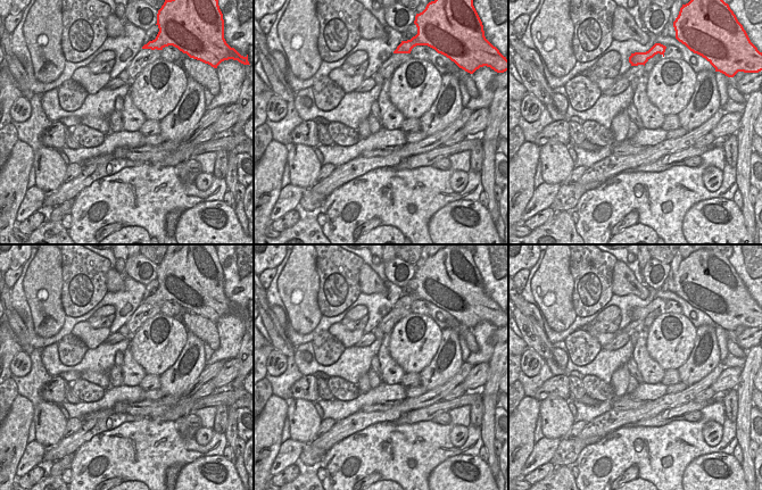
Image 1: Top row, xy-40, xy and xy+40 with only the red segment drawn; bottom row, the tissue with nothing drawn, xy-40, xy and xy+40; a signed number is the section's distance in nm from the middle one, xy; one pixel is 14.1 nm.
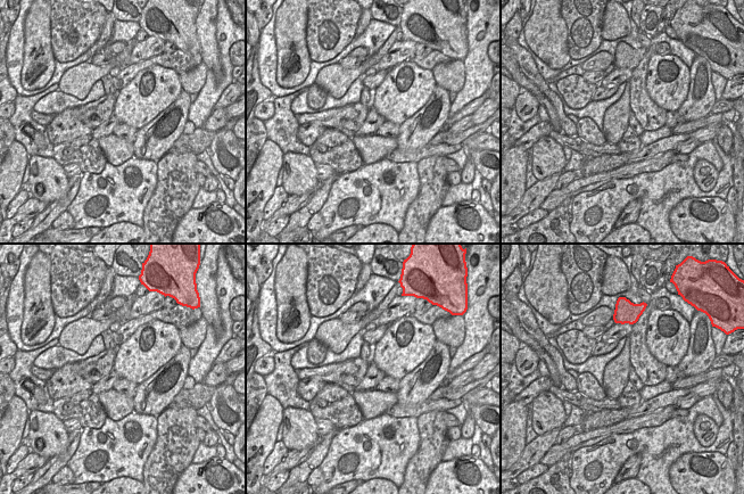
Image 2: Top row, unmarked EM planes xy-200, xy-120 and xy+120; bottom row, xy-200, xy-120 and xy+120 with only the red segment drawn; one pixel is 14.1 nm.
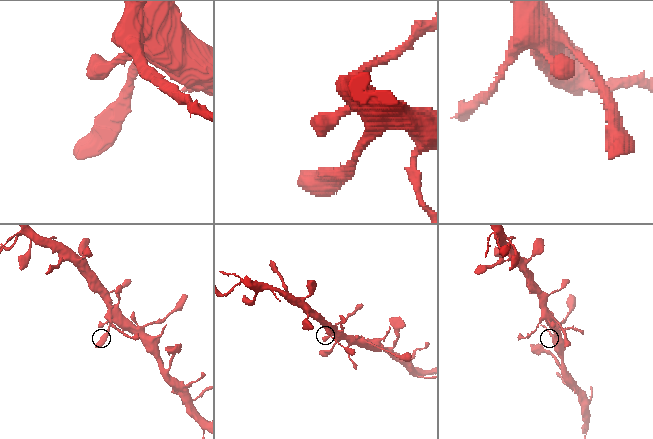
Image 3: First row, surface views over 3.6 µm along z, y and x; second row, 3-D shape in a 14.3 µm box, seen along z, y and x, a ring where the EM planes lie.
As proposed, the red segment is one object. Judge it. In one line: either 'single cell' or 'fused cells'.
single cell

